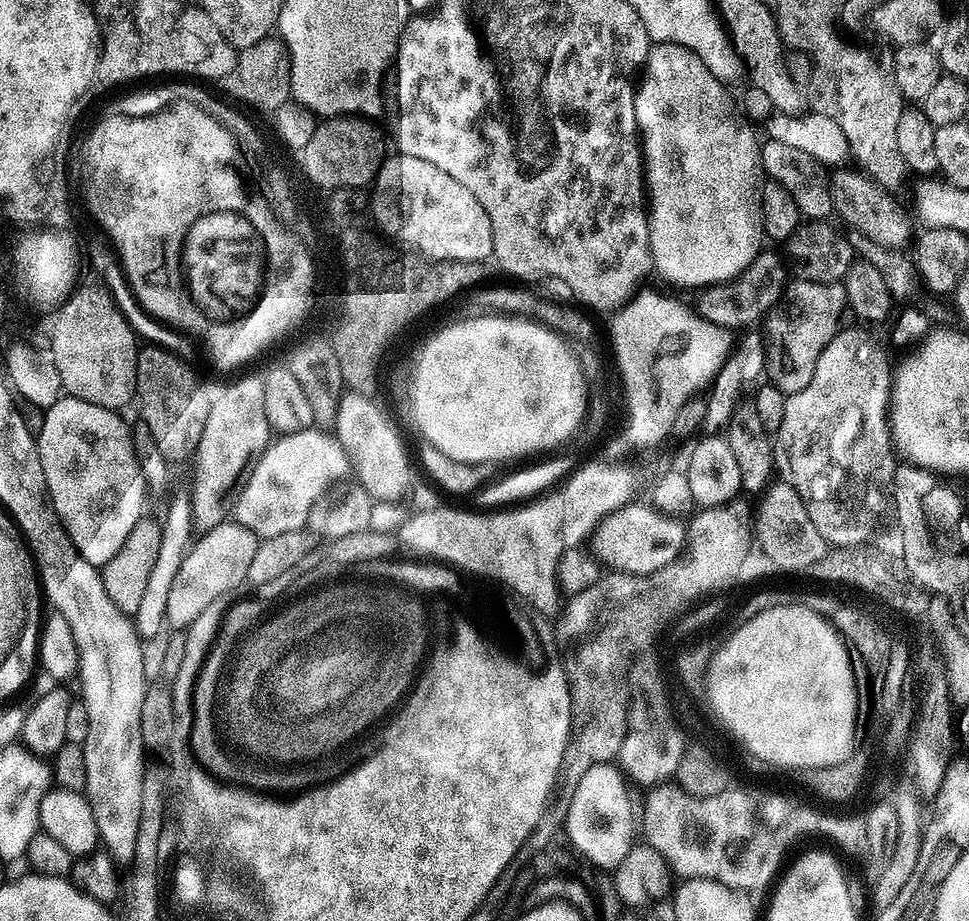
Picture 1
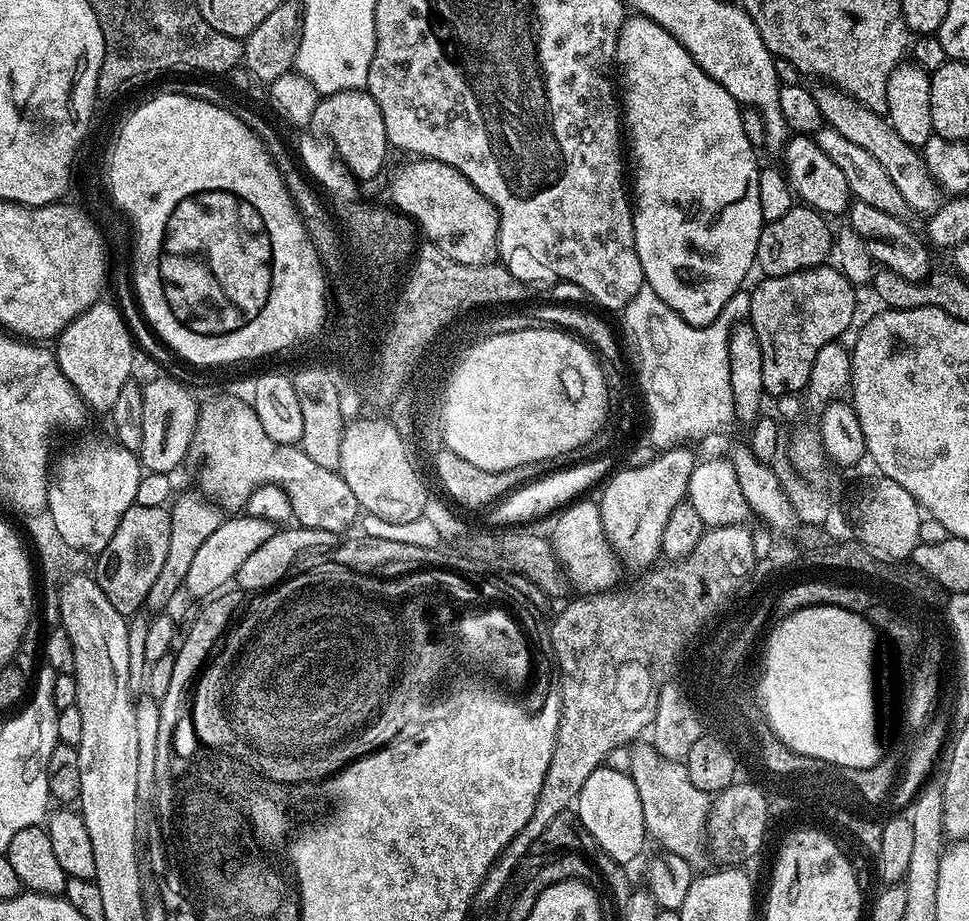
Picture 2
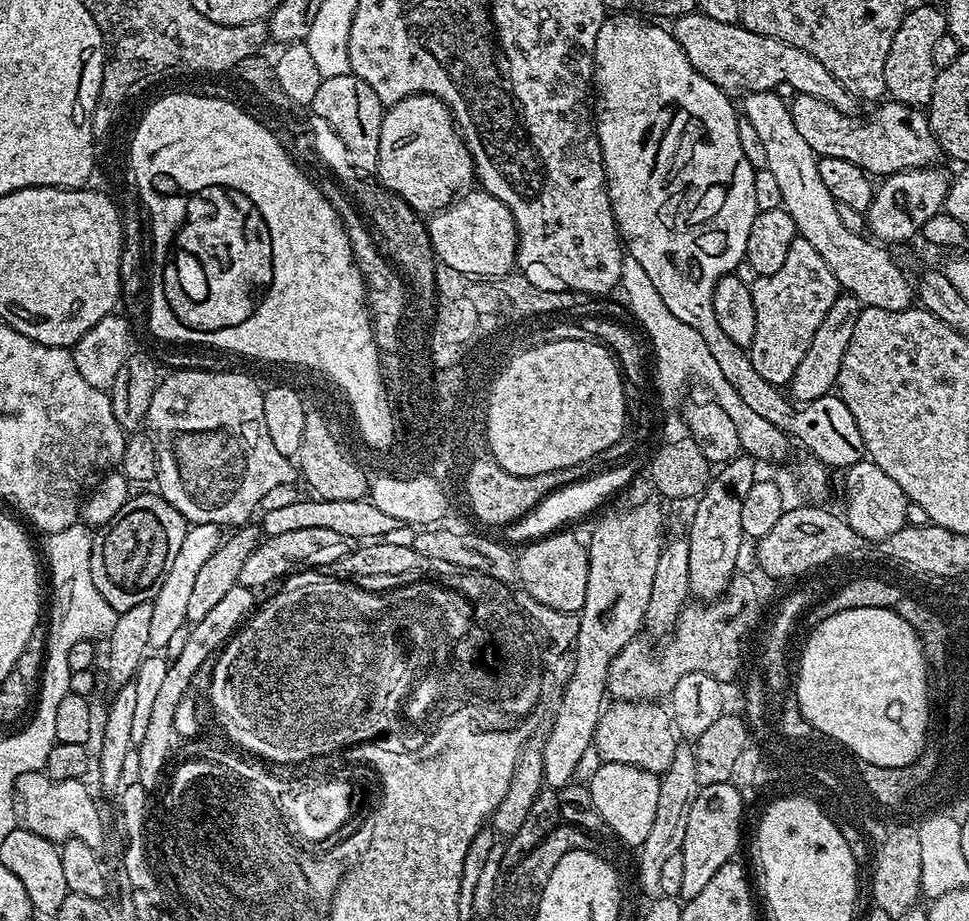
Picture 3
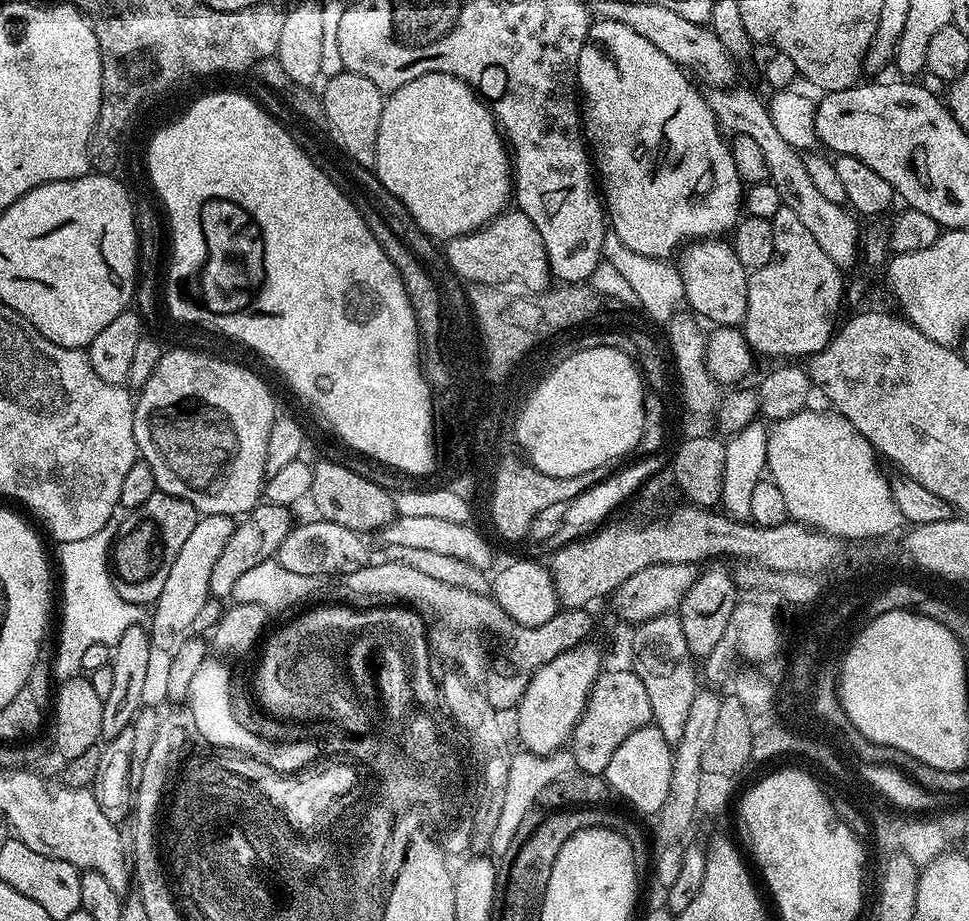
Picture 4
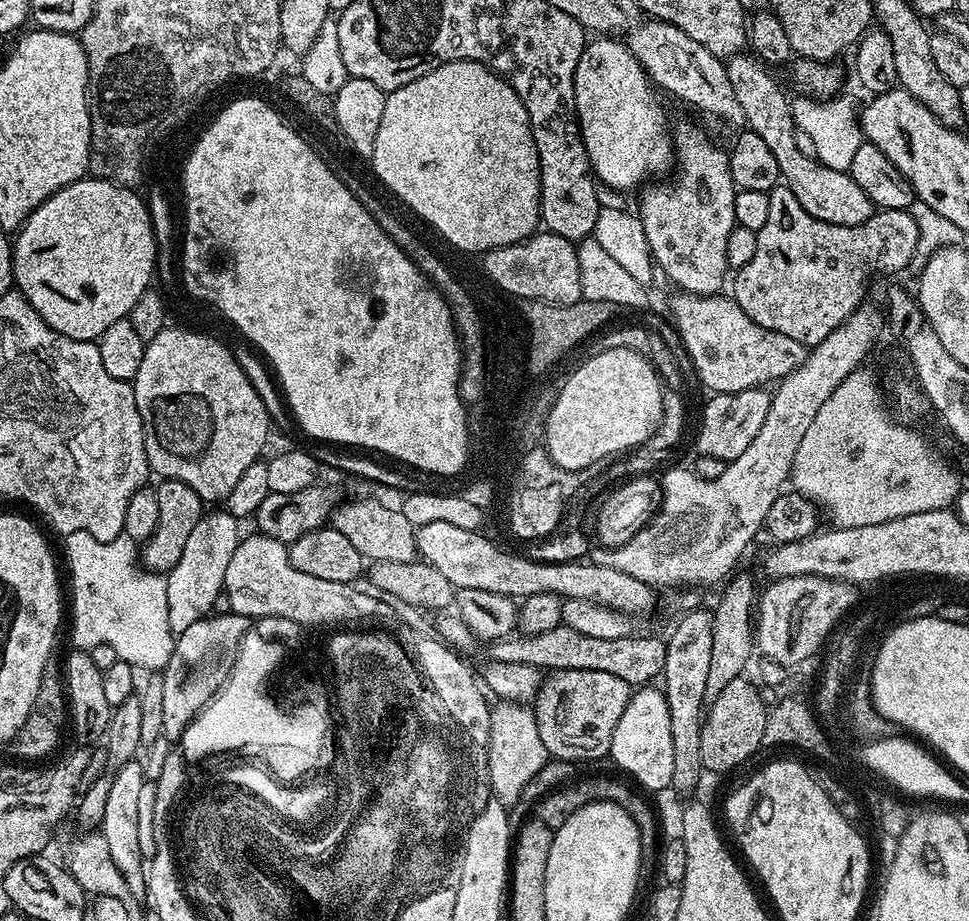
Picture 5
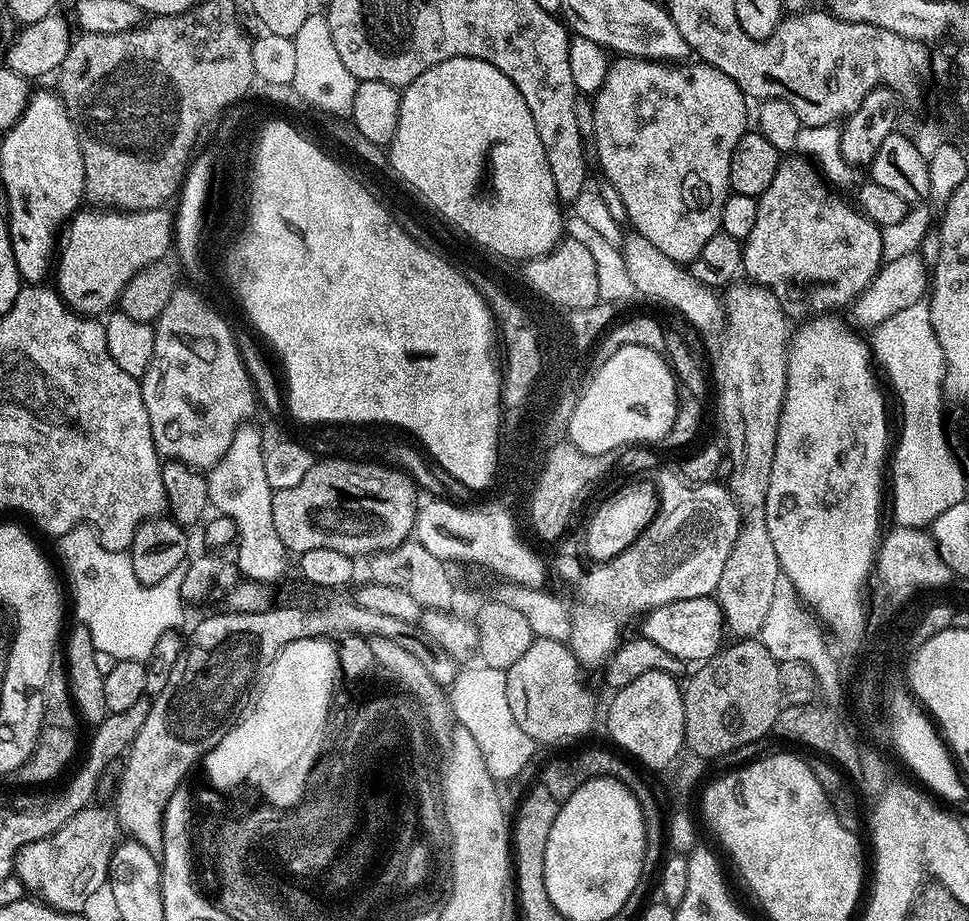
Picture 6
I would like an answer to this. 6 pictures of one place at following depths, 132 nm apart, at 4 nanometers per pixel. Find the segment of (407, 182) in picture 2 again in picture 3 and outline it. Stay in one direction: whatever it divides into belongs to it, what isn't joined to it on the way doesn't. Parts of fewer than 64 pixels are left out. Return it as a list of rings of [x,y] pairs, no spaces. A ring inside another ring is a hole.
[[[468,190],[459,198],[452,201],[446,208],[439,209],[427,221],[430,242],[436,252],[436,259],[440,264],[450,266],[450,270],[458,270],[467,276],[494,280],[498,276],[509,275],[516,268],[516,223],[510,210],[498,198],[483,190]]]

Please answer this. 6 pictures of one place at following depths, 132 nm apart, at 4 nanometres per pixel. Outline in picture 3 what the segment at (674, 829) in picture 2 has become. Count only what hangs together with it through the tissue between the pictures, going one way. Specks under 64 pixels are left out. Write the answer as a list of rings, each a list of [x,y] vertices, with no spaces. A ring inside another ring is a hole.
[[[618,700],[603,709],[597,722],[594,746],[606,764],[629,764],[647,772],[667,772],[678,747],[678,733],[671,711],[663,703]],[[664,707],[664,708],[663,708]],[[677,740],[677,741],[676,741]]]

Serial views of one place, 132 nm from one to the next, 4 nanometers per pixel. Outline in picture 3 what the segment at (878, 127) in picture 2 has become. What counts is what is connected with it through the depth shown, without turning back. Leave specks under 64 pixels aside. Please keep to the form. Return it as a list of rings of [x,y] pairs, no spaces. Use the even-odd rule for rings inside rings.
[[[699,10],[675,17],[670,31],[678,46],[682,46],[686,58],[690,58],[690,66],[726,93],[771,92],[782,82],[790,82],[799,95],[818,98],[834,106],[834,110],[849,114],[857,111],[858,101],[852,92],[846,90],[846,86],[842,86],[842,82],[838,82],[838,78],[834,78],[834,74],[830,74],[818,58],[810,58],[810,54],[806,54],[806,50],[798,50],[798,46],[754,34],[741,23],[718,22]]]

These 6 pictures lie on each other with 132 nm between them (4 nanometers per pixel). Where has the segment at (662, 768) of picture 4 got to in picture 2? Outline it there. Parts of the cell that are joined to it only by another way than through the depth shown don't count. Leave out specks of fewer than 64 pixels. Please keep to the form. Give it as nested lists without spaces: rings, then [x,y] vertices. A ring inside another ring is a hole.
[[[608,767],[595,768],[590,778],[586,778],[580,795],[576,797],[574,813],[580,819],[579,827],[594,836],[601,853],[616,859],[620,865],[628,866],[644,848],[644,799],[627,771],[619,772],[616,768]]]

